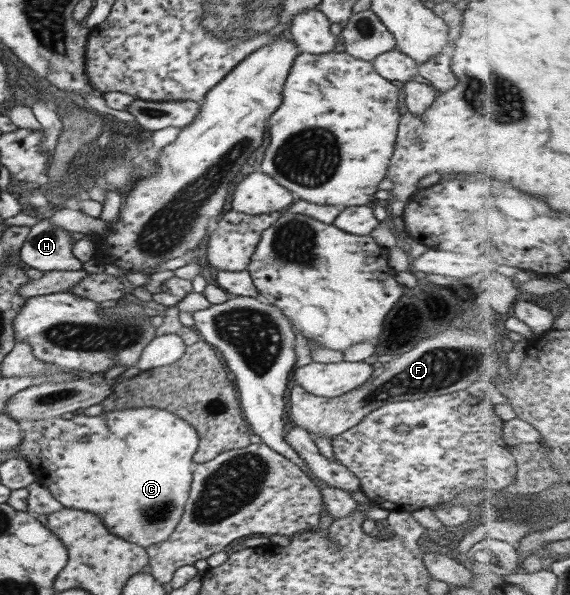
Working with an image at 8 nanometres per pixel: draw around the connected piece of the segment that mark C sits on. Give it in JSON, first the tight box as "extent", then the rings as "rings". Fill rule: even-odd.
{"extent":[16,406,199,547],"rings":[[[144,406],[103,411],[90,417],[71,414],[37,420],[21,419],[18,427],[21,442],[16,457],[29,463],[34,481],[44,486],[63,507],[97,514],[111,534],[140,547],[165,540],[177,526],[189,496],[192,481],[189,466],[199,437],[195,428],[172,412]]]}

